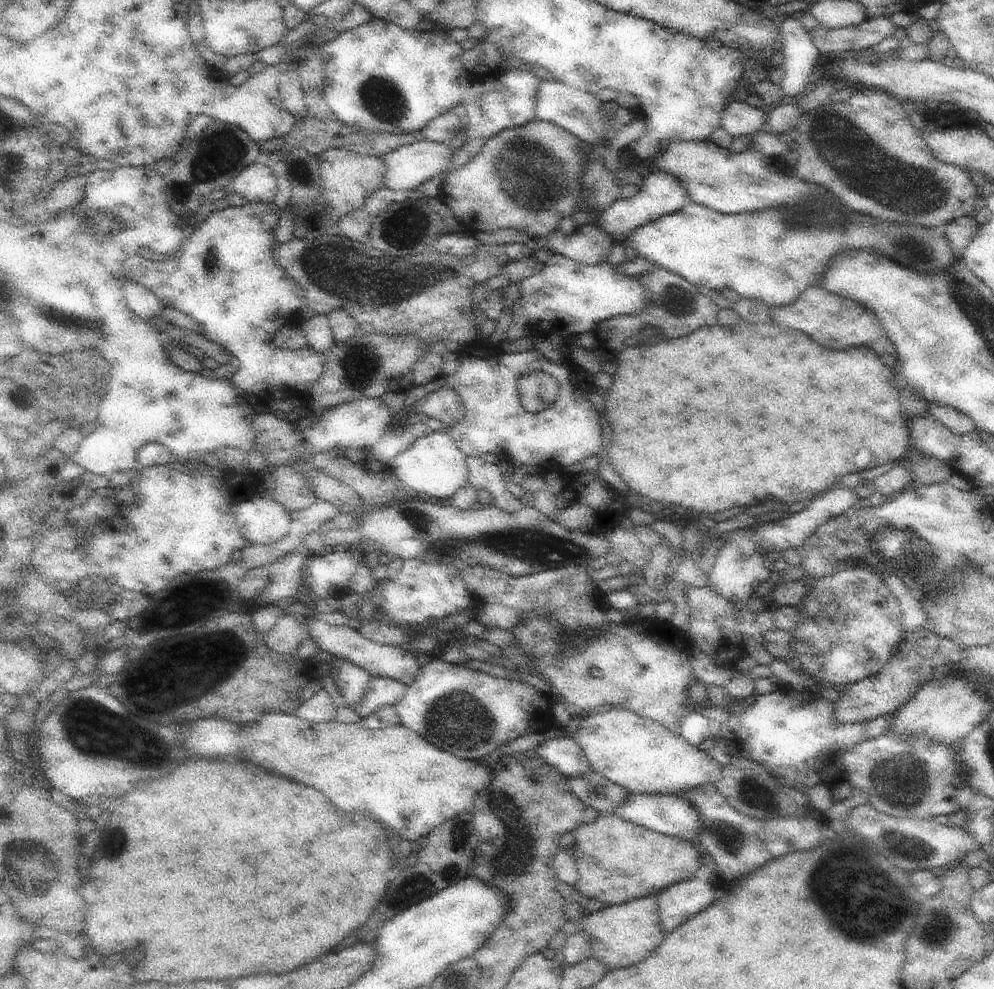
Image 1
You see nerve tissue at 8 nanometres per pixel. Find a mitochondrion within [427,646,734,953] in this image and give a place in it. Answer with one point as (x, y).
(508, 811)

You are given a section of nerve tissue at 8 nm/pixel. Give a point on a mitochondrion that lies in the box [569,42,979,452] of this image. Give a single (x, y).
(910, 190)

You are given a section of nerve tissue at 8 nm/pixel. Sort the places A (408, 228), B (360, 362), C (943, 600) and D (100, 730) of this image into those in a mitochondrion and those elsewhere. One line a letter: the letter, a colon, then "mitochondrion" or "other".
A: mitochondrion
B: mitochondrion
C: mitochondrion
D: mitochondrion

